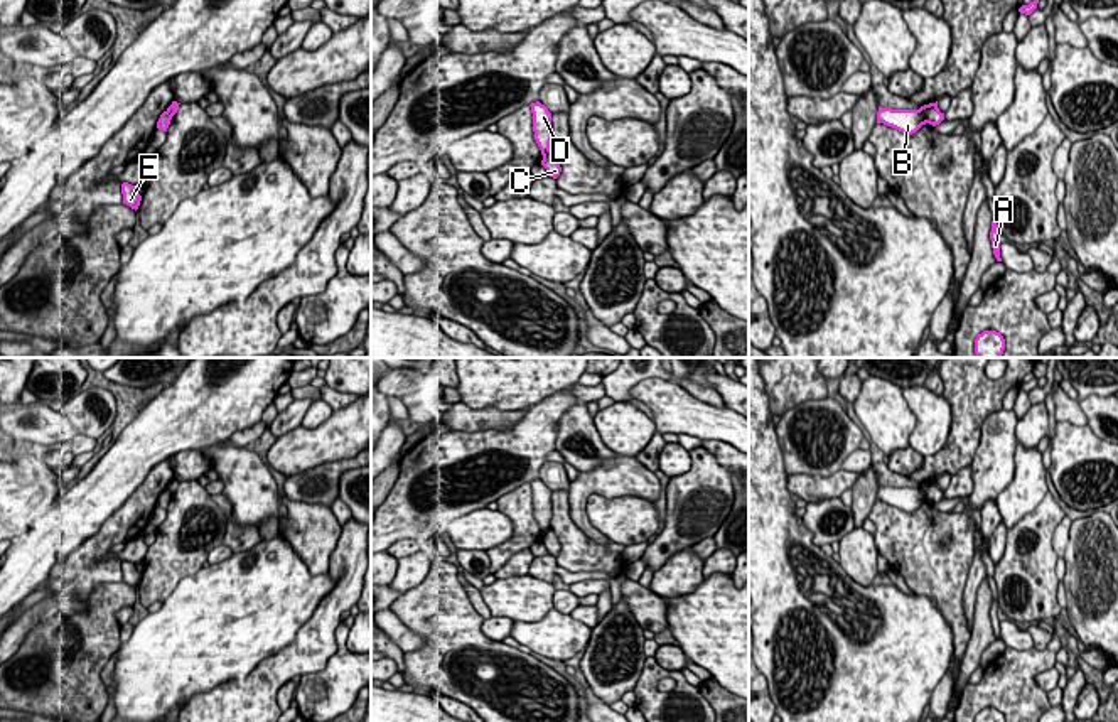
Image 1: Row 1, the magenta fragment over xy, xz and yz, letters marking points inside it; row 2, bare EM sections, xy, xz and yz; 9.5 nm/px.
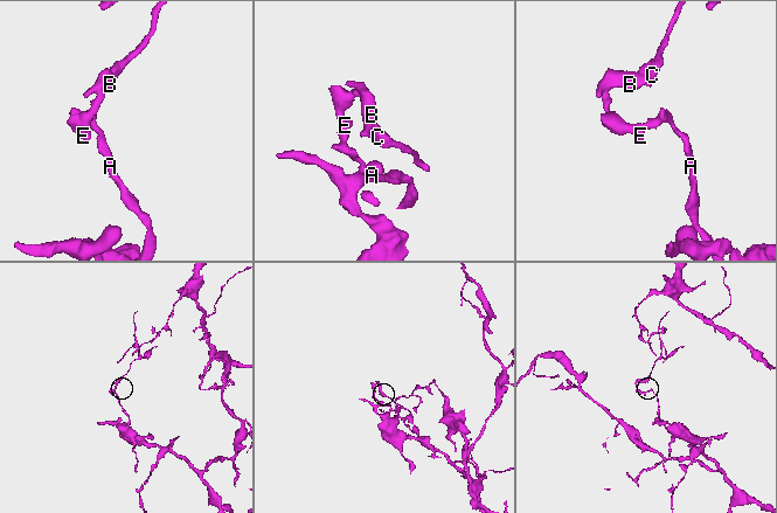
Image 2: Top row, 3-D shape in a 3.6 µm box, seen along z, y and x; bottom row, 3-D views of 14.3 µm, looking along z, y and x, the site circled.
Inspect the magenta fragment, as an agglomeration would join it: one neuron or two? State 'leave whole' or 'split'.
split

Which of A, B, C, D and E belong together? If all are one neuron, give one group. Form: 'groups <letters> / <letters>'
groups A B D E / C

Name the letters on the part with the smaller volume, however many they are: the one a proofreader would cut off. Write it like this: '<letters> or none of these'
C

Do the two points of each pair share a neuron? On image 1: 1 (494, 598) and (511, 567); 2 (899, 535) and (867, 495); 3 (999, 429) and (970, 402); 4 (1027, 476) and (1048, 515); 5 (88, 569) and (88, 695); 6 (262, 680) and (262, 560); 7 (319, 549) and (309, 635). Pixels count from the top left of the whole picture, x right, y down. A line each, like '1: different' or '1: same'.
1: different
2: different
3: different
4: different
5: different
6: different
7: different

